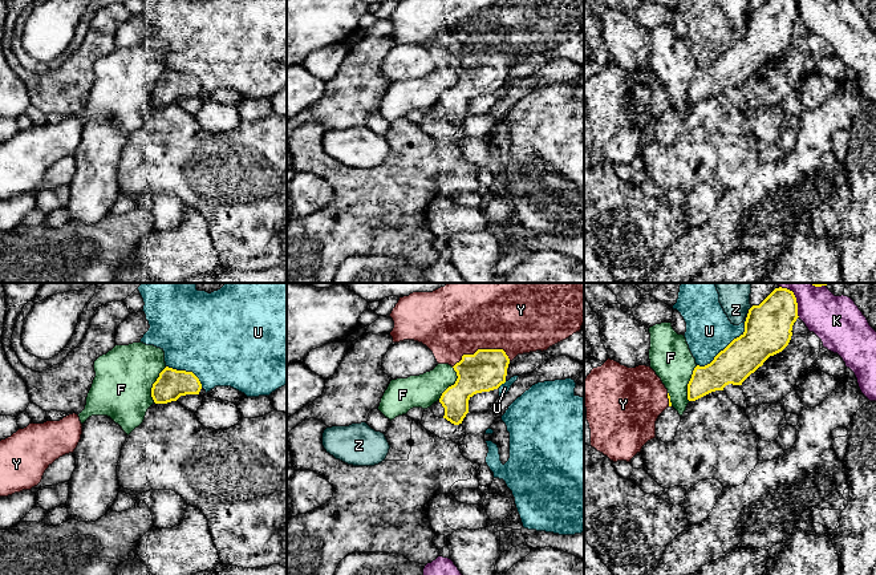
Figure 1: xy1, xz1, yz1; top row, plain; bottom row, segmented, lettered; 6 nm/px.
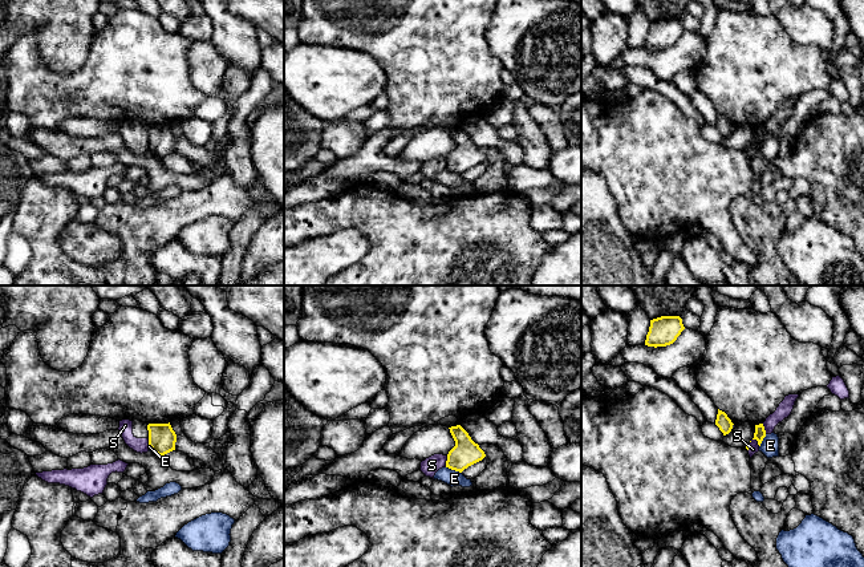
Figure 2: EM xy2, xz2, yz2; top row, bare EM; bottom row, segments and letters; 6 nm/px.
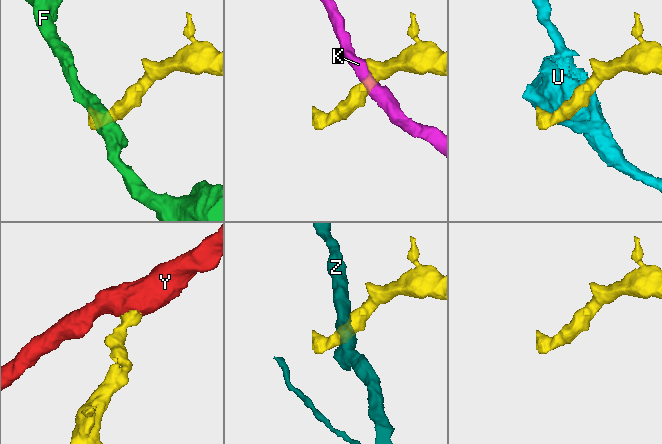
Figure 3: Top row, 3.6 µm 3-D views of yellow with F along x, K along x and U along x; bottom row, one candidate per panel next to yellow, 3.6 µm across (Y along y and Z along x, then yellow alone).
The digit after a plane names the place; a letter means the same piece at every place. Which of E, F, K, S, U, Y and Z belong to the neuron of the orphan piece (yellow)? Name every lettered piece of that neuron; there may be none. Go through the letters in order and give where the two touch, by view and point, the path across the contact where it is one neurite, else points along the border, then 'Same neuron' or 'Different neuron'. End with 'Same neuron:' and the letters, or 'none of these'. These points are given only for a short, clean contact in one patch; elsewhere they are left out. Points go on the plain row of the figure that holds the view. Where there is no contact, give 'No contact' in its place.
E: Touches yellow at xz2 (454, 171). Different neuron
F: Touches yellow at xy1 (153, 88). Different neuron
K: Touches yellow at yz1 (797, 9). Different neuron
S: Touches yellow at yz2 (749, 146). Different neuron
U: Touches yellow at yz1 (729, 47). Different neuron
Y: Touches yellow at xz1 (481, 52). Same neuron
Z: Touches yellow at yz1 (749, 13). Different neuron
Same neuron: Y

